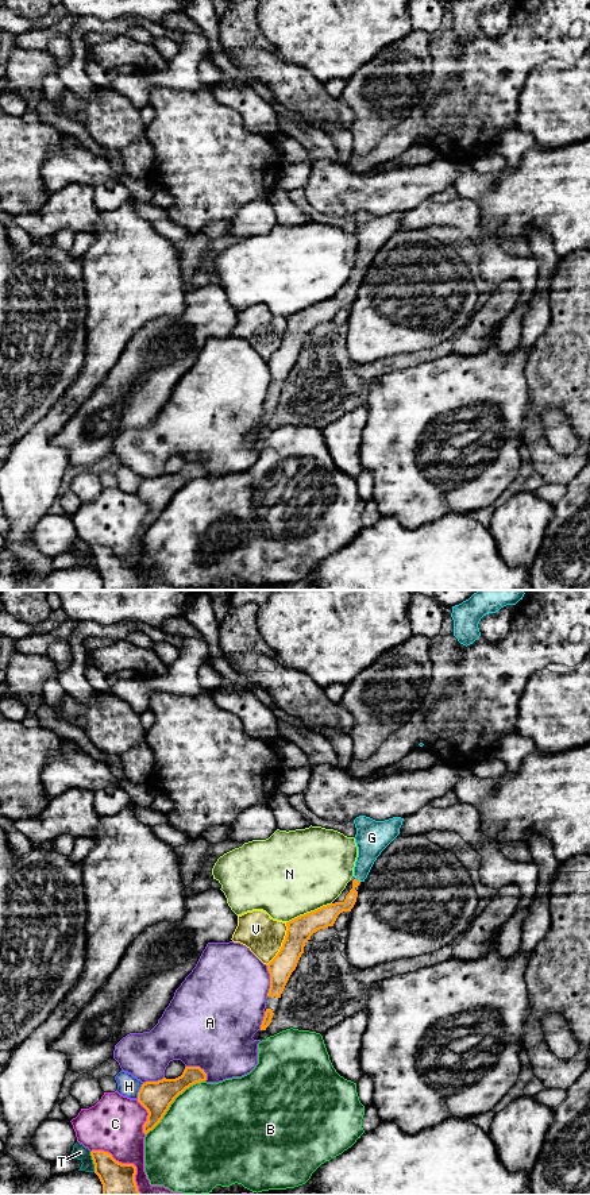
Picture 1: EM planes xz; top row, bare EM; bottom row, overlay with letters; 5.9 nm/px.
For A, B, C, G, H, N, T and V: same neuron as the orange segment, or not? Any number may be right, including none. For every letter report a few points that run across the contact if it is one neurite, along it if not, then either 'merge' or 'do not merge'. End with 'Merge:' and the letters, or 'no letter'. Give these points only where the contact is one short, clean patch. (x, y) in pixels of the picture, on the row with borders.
A: do not merge
B: do not merge
C: do not merge
G: line xz (330, 912), (351, 897), (358, 881), (370, 841); merge
H: do not merge
N: do not merge
T: do not merge
V: do not merge
Merge: G

